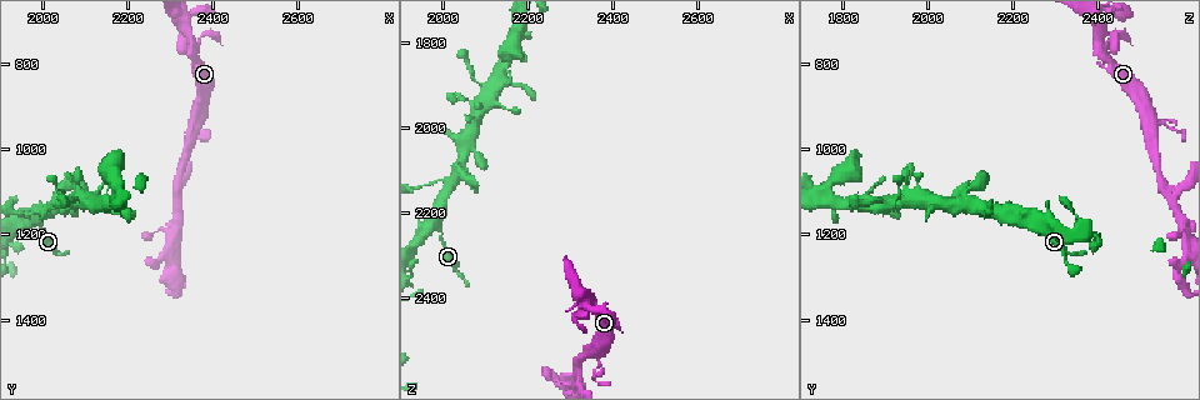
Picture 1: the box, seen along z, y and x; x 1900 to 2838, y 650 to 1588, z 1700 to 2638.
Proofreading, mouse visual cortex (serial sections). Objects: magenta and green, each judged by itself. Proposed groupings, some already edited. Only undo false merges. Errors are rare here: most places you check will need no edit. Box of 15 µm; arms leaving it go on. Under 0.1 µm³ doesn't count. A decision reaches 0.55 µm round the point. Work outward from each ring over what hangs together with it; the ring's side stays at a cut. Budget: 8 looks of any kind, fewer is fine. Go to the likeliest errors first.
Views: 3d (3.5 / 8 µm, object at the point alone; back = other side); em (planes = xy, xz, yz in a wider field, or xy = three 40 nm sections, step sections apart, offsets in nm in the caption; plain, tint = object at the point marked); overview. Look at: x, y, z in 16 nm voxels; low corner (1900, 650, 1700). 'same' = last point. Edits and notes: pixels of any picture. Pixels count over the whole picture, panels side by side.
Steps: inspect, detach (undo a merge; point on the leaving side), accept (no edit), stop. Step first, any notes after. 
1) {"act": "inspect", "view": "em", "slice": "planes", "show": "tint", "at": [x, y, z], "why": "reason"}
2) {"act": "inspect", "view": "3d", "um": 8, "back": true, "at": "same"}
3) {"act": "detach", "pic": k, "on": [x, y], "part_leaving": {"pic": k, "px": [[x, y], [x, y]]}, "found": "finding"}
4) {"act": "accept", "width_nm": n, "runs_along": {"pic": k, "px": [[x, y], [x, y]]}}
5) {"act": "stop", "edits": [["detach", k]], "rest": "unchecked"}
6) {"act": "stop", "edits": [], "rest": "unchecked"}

{"act": "inspect", "view": "em", "slice": "planes", "show": "tint", "at": [1990, 1160, 2225], "why": "three arms meet"}

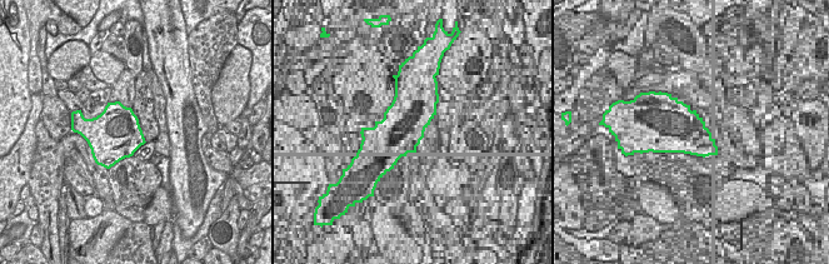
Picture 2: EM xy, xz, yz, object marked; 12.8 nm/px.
{"act": "inspect", "view": "3d", "um": 3.5, "at": "same"}

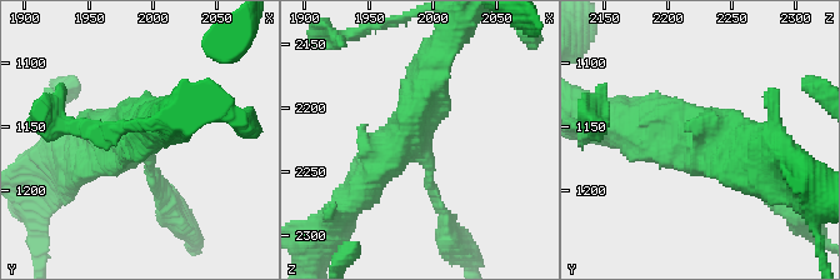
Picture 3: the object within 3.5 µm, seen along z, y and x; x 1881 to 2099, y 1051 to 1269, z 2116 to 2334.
{"act": "accept", "found": "continuous, no second cell"}

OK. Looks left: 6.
{"act": "inspect", "view": "3d", "um": 3.5, "back": true, "at": [2365, 935, 2530], "why": "branch point"}

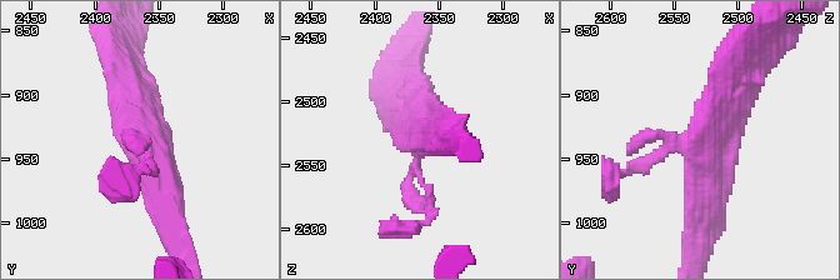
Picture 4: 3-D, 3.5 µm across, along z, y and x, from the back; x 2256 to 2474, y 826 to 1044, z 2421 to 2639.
{"act": "inspect", "view": "em", "slice": "xy", "step": 1, "show": "tint", "at": [2364, 934, 2524]}

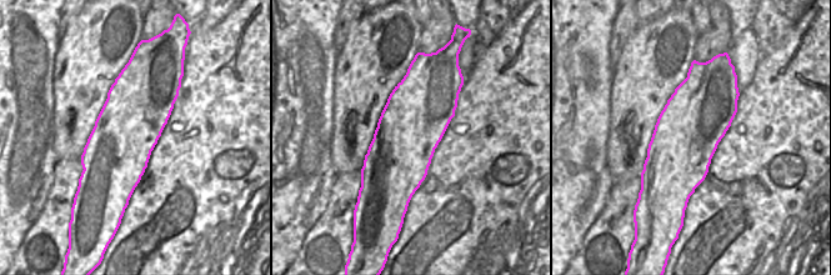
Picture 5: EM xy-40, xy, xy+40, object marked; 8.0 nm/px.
{"act": "accept", "width_nm": 550, "runs_along": {"pic": 4, "px": [[123, 69], [169, 218]]}, "found": "continuous, no second cell"}

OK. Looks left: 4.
{"act": "inspect", "view": "3d", "um": 3.5, "at": [2310, 1100, 2550], "why": "a fork"}

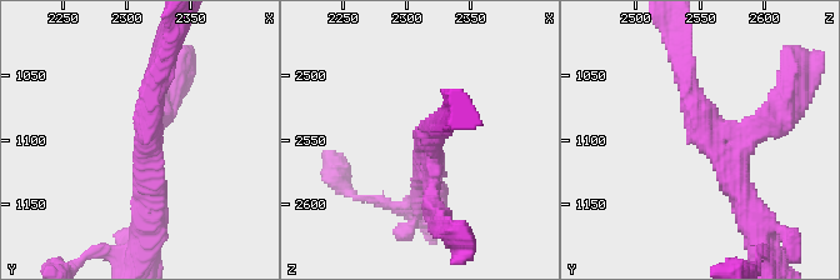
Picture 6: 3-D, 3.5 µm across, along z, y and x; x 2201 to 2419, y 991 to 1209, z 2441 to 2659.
{"act": "inspect", "view": "em", "slice": "xy", "step": 3, "show": "tint", "at": [2316, 1102, 2556], "arms": 3, "arm_widths_nm": [200, 300, 350]}

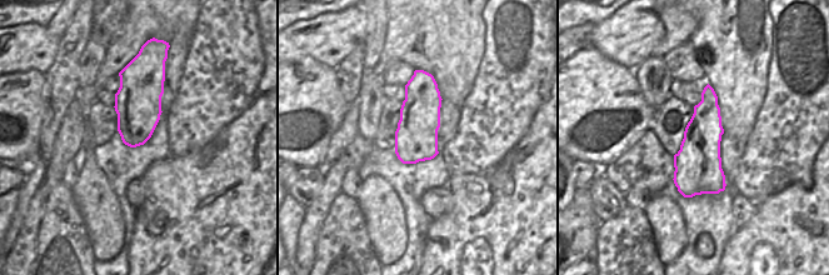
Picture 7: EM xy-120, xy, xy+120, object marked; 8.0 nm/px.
{"act": "accept", "width_nm": 340, "runs_along": {"pic": 6, "px": [[681, 65], [704, 138], [749, 214]]}, "found": "continuous, no second cell"}

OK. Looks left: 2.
{"act": "stop", "edits": [], "rest": "unchecked"}

